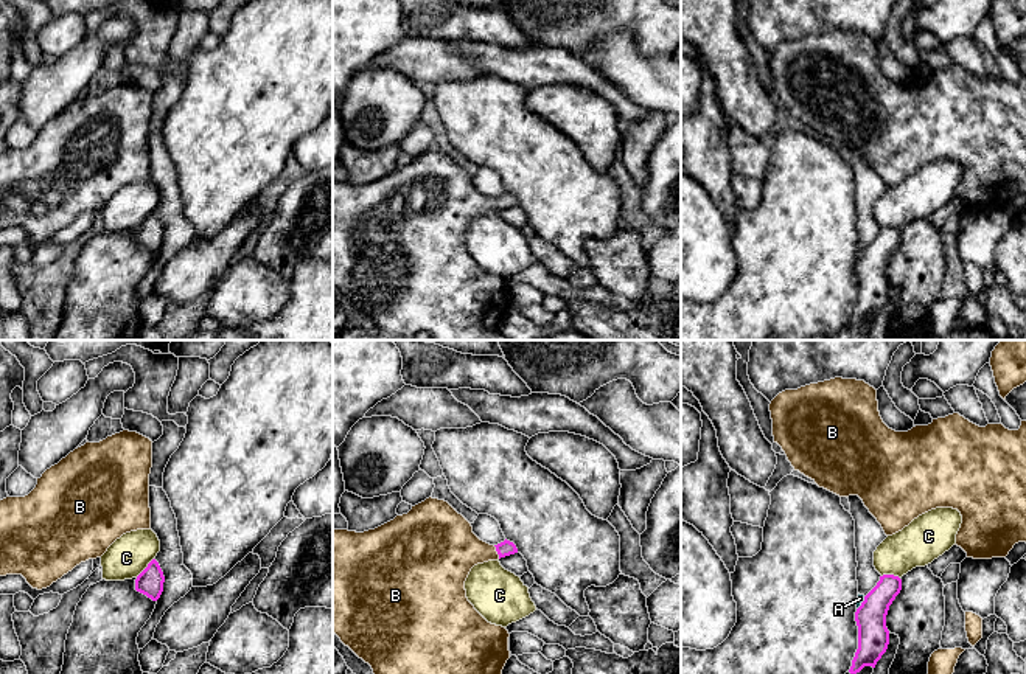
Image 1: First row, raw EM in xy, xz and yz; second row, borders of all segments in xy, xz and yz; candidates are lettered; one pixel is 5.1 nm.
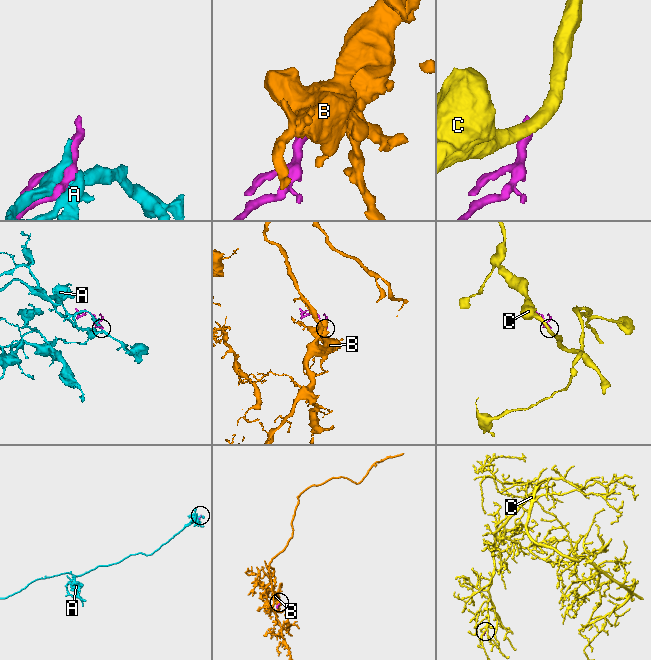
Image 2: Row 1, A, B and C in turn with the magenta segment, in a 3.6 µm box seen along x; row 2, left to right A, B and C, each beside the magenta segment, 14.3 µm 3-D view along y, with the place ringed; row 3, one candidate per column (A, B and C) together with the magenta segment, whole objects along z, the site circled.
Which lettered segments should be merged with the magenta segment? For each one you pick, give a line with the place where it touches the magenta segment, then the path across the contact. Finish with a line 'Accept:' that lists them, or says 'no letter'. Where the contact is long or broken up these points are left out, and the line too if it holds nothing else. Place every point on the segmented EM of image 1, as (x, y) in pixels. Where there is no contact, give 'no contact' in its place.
B: xz (496, 550) | across xz (504, 548), (496, 550), (448, 548)
Accept: B

